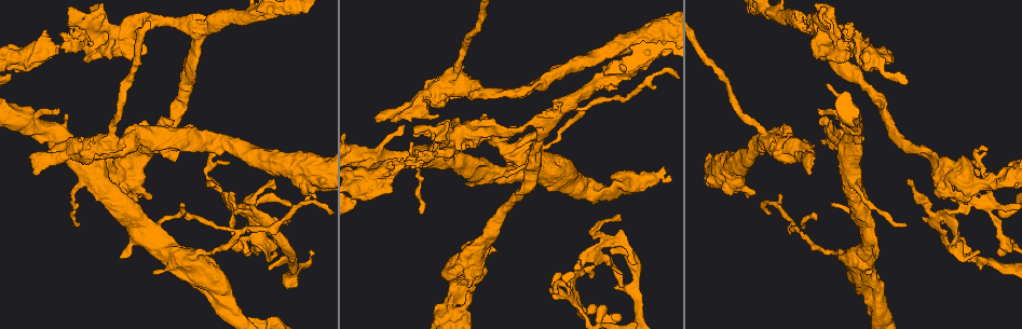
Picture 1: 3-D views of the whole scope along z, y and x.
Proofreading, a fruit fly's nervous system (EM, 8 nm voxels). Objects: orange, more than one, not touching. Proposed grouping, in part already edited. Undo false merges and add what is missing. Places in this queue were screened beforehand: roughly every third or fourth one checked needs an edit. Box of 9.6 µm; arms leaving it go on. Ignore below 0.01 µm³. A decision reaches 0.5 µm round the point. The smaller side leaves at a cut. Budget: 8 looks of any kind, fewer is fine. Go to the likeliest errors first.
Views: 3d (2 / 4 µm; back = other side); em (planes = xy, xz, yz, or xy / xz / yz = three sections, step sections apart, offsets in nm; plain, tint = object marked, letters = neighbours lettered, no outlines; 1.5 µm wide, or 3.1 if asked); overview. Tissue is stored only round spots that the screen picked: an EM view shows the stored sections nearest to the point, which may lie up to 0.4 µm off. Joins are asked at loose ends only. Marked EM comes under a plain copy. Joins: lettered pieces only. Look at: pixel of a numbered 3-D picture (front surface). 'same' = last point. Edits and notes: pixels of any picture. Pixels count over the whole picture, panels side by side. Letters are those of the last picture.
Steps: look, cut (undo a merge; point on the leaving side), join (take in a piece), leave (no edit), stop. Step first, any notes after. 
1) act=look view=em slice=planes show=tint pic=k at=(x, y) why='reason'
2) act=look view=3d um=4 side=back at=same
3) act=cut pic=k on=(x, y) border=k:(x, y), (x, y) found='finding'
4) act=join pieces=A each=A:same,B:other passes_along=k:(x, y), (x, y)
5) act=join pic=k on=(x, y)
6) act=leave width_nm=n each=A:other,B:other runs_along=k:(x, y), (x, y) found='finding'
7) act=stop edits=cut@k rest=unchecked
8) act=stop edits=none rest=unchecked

act=look view=em slice=planes show=letters pic=1 at=(428, 159) why='calibre changes'

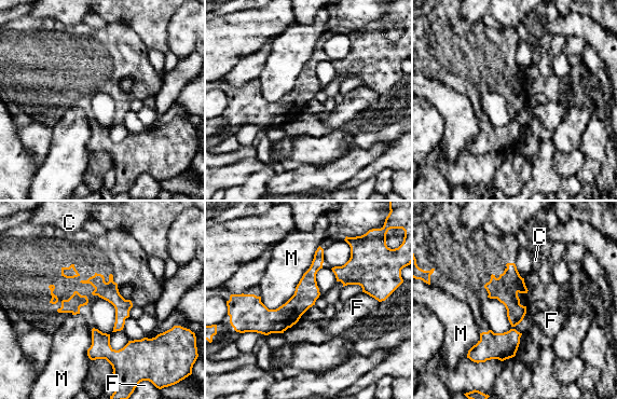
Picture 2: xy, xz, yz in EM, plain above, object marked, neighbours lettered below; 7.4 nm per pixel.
act=leave longest_contact=M:600nm each=C:other,F:other,M:other border=2:(319, 245), (295, 292), (269, 310) found='all the same cell'

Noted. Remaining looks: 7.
act=look view=em slice=planes show=letters pic=1 at=(484, 124) why='an open end'

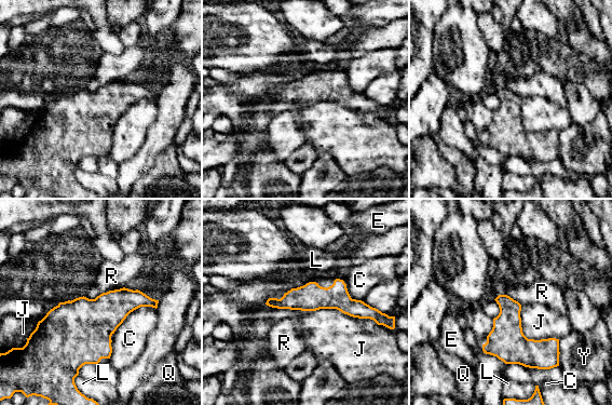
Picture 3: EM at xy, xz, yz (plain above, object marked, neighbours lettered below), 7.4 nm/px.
act=leave width_nm=280 each=C:other,E:other,J:other,L:other,Q:other,R:other,Y:other border=3:(301, 310), (338, 309), (374, 321) found='no lettered piece goes on from it'

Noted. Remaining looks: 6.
act=look view=3d um=4 pic=1 at=(71, 195) why='thick turns thin'

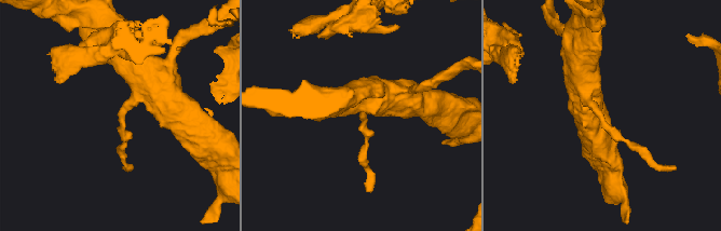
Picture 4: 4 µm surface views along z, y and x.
act=look view=em slice=xz step=4 show=tint pic=4 at=(121, 117)

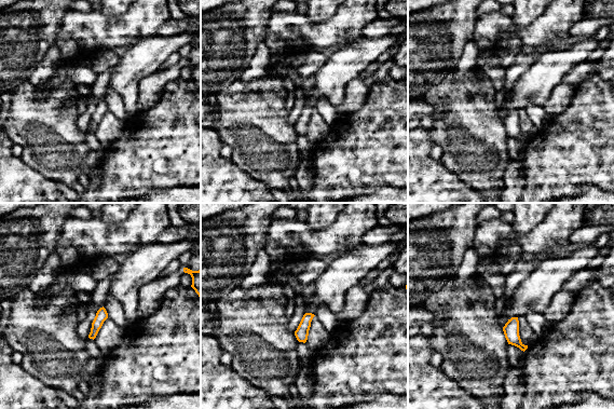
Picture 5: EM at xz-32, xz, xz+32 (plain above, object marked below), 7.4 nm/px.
act=look view=em slice=xz step=4 show=letters at=same why='see the neighbours'

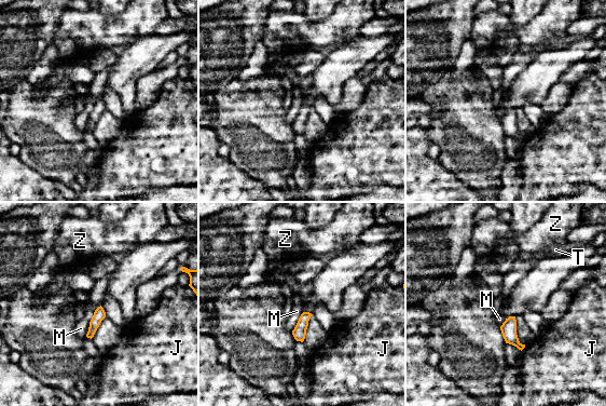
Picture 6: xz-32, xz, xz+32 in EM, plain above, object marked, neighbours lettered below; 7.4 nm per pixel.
act=leave each=J:other,M:other,T:other,Z:other border=6:(100, 306), (106, 315) found='all the same cell'

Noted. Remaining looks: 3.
act=stop edits=none rest=unchecked

